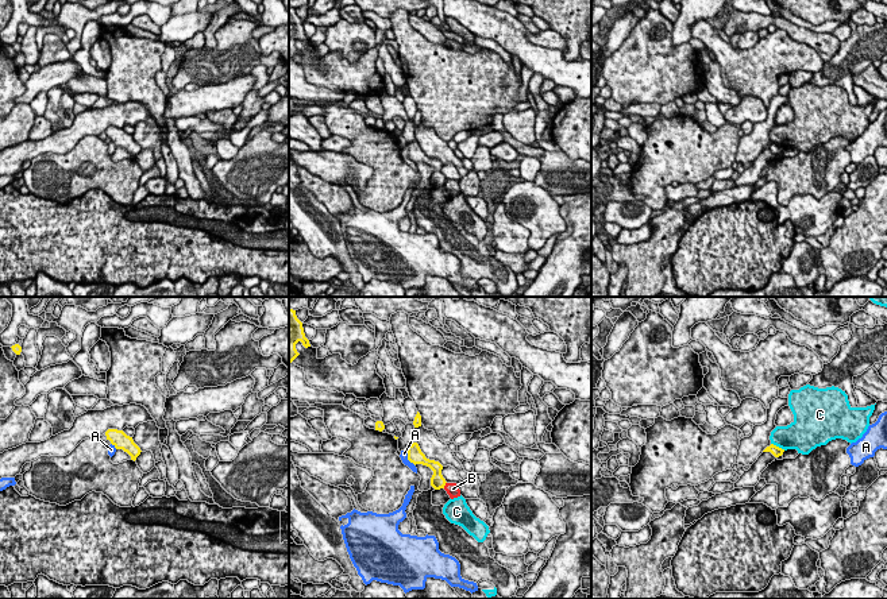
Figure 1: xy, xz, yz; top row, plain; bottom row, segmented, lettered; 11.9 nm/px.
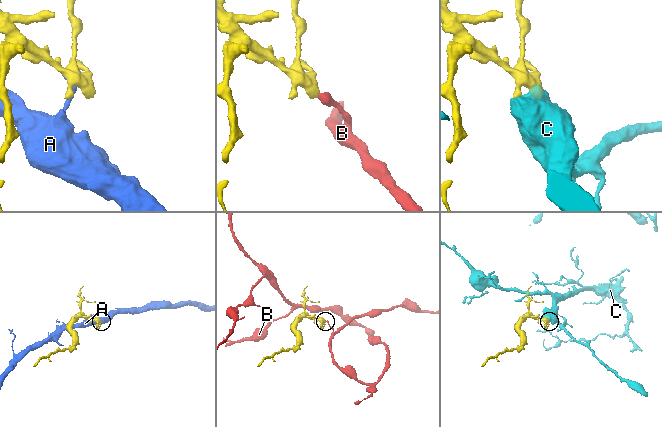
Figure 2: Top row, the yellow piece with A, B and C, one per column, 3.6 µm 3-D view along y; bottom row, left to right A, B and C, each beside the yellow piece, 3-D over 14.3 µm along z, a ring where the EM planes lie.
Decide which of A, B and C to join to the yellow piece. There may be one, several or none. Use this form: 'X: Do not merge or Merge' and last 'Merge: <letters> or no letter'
A: Do not merge
B: Do not merge
C: Do not merge
Merge: no letter

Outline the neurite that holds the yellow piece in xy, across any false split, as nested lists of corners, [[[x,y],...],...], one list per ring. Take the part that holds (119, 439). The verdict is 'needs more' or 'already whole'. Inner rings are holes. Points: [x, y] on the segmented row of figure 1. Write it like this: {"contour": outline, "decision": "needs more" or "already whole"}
{"contour": [[[108,429],[105,436],[116,449],[123,449],[127,452],[134,461],[142,452],[140,448],[134,443],[132,437],[127,436],[123,430]]], "decision": "already whole"}

